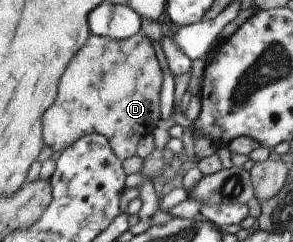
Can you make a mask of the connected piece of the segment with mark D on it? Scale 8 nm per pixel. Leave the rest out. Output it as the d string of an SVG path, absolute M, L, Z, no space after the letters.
M139 34L120 40L89 37L65 67L55 103L43 113L42 142L61 153L76 139L87 134L103 135L117 159L123 161L136 153L139 140L159 119L159 90L163 71L151 43Z

